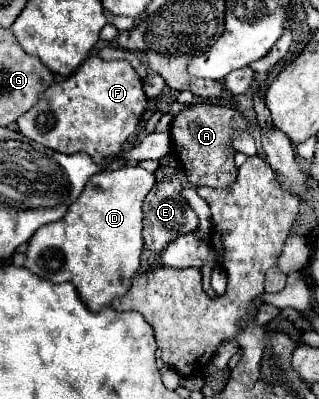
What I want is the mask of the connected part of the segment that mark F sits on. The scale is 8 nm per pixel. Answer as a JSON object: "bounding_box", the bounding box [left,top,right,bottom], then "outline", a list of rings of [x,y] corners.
{"bounding_box":[17,56,149,164],"outline":[[[89,56],[69,78],[51,84],[37,100],[37,104],[17,118],[19,132],[27,138],[57,150],[61,154],[75,154],[85,152],[93,158],[93,162],[101,164],[105,158],[111,158],[121,152],[123,142],[137,130],[141,116],[149,108],[149,98],[143,92],[141,78],[131,68],[127,60],[101,60],[99,56]]]}

